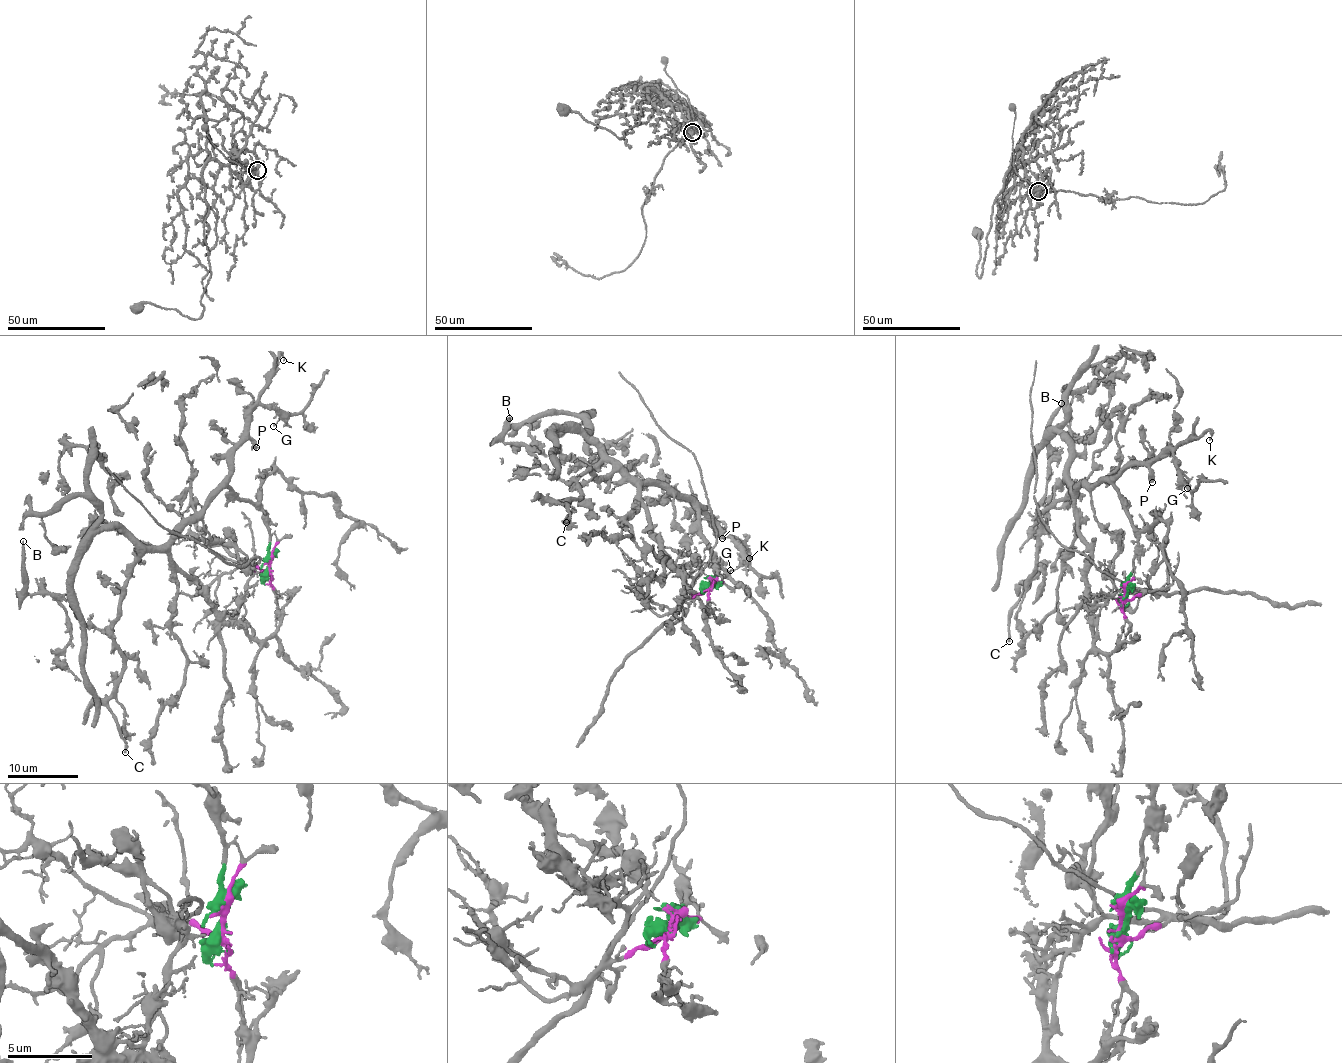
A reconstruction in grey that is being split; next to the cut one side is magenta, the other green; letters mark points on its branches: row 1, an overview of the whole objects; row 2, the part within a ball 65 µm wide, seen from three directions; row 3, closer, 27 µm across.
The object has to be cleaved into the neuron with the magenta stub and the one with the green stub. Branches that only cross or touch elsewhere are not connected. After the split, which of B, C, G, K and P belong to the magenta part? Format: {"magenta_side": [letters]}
{"magenta_side": []}

